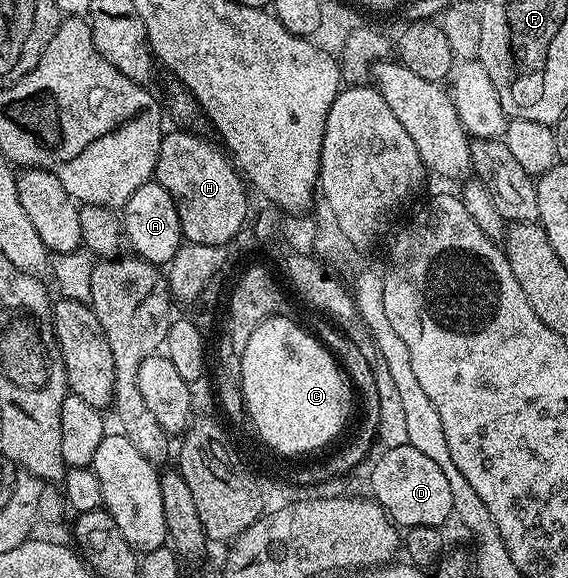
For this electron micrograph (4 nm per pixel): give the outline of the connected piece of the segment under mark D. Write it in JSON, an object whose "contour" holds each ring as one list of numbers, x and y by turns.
{"contour":[[403,445,384,449,372,465,371,496,388,512,388,517,405,530,423,525,443,526,447,517,453,516,450,486,442,467,438,467,418,447]]}

